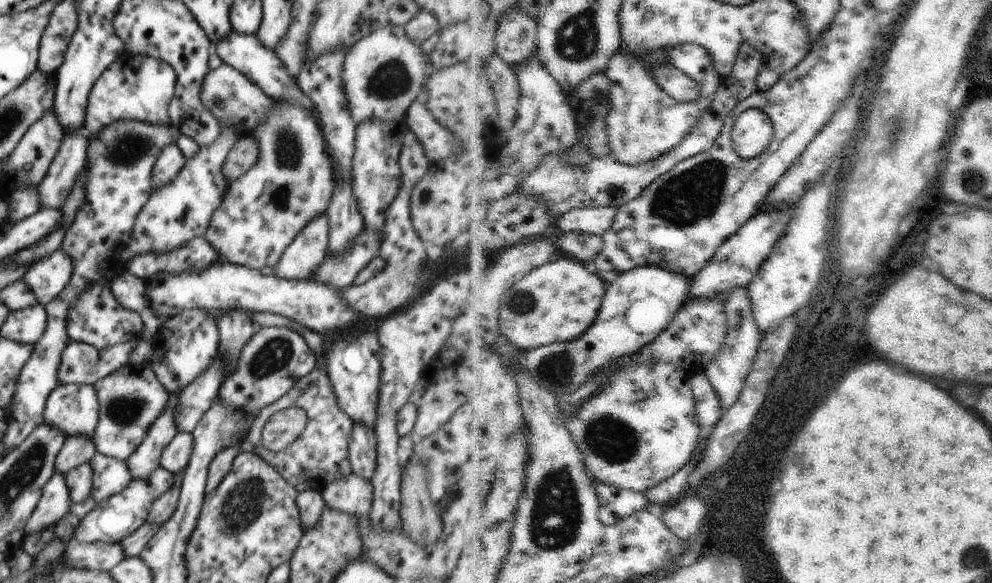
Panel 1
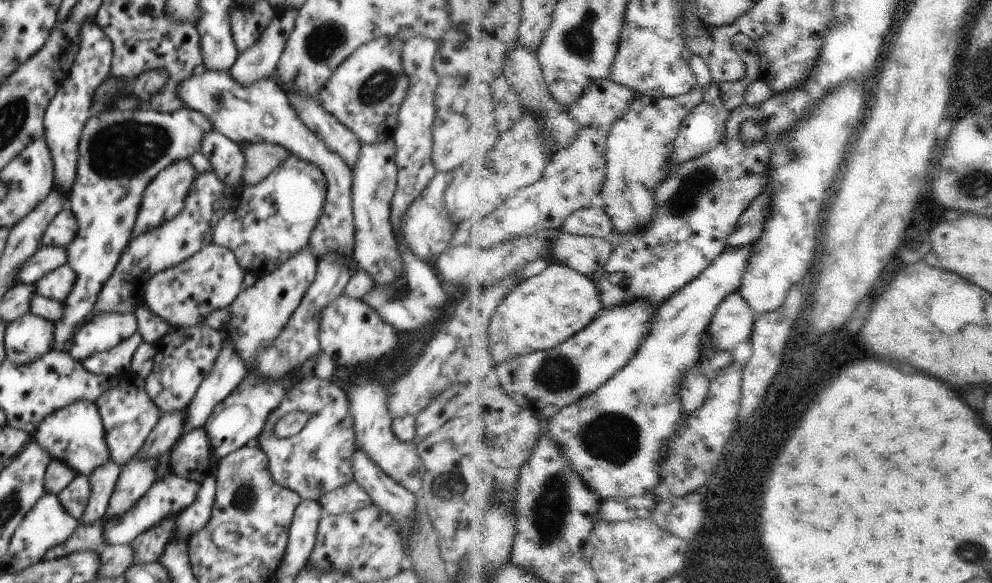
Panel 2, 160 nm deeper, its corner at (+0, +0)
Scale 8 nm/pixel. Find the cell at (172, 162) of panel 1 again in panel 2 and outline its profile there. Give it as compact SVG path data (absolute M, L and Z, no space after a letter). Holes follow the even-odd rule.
M178 161L161 170L142 193L136 222L131 230L132 238L157 229L163 222L173 219L185 205L192 183L197 179L196 169L188 161Z

